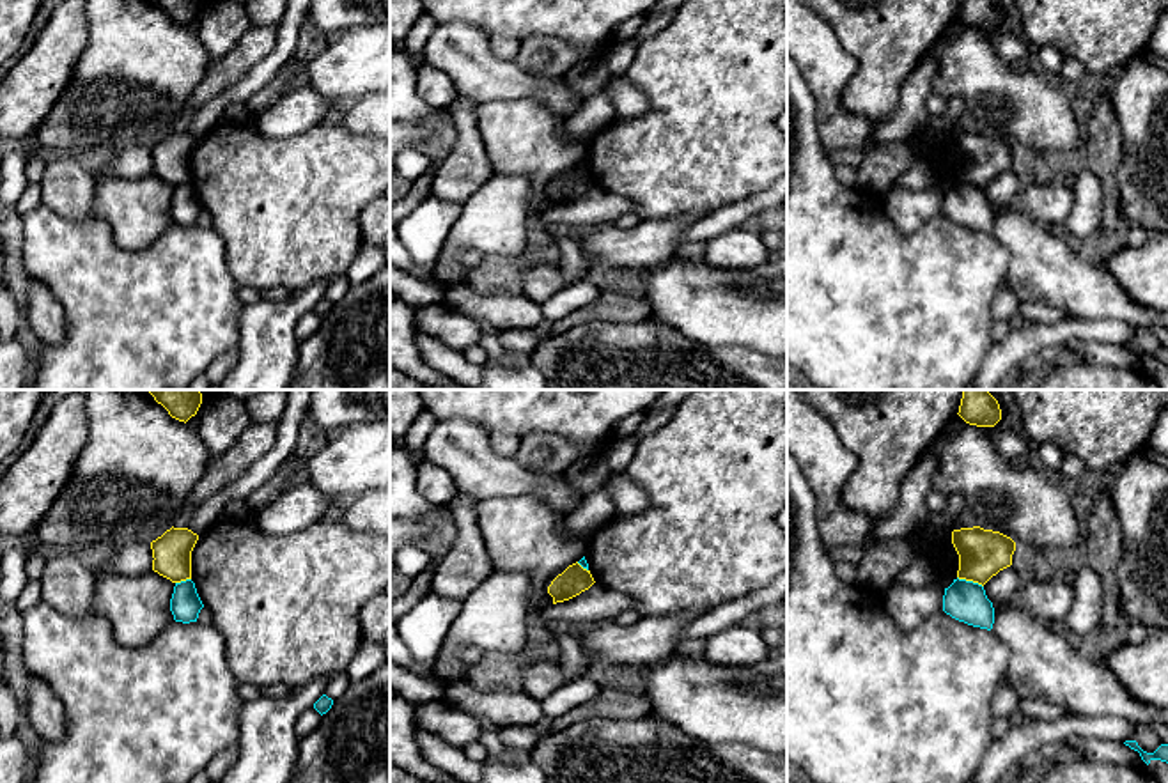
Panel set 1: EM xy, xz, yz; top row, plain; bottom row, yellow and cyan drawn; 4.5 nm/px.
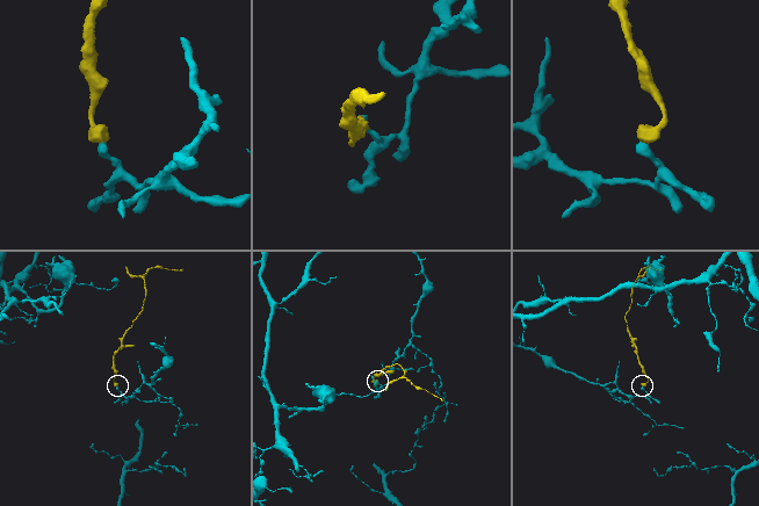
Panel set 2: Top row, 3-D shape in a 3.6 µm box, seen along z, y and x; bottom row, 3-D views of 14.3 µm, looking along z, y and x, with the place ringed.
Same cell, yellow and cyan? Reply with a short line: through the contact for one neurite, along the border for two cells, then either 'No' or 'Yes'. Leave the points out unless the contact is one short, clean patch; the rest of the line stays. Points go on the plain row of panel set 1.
Line: yz (957, 179), (977, 185), (982, 190). No

